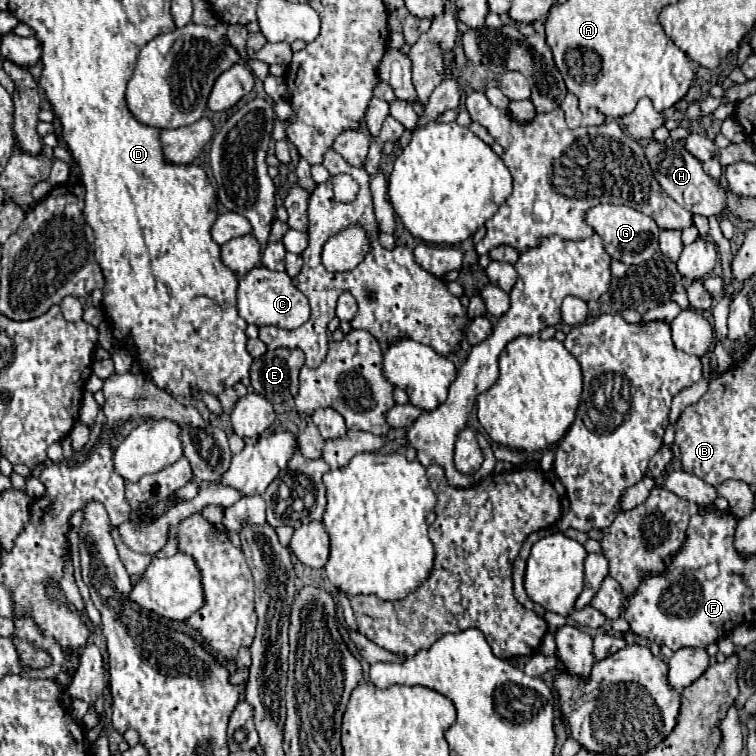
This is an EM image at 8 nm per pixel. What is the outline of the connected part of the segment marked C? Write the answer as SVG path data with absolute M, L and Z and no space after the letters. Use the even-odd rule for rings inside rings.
M264 266L252 268L238 286L238 314L256 326L276 326L276 328L298 328L302 326L308 316L308 300L306 296L292 284L292 278L286 272L272 272Z

